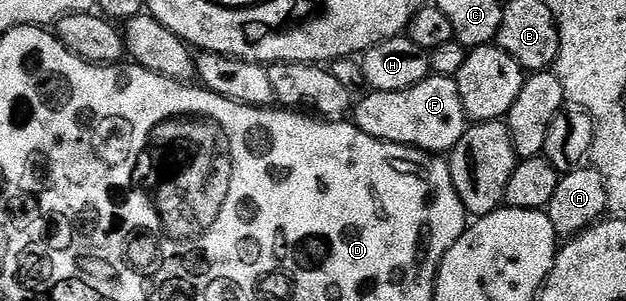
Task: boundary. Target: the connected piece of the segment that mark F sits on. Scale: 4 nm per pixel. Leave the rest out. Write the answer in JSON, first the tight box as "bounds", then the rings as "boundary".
{"bounds":[353,75,469,155],"boundary":[[[432,75],[405,91],[371,91],[368,94],[354,102],[353,123],[373,139],[422,149],[425,153],[447,155],[469,124],[454,77]]]}

